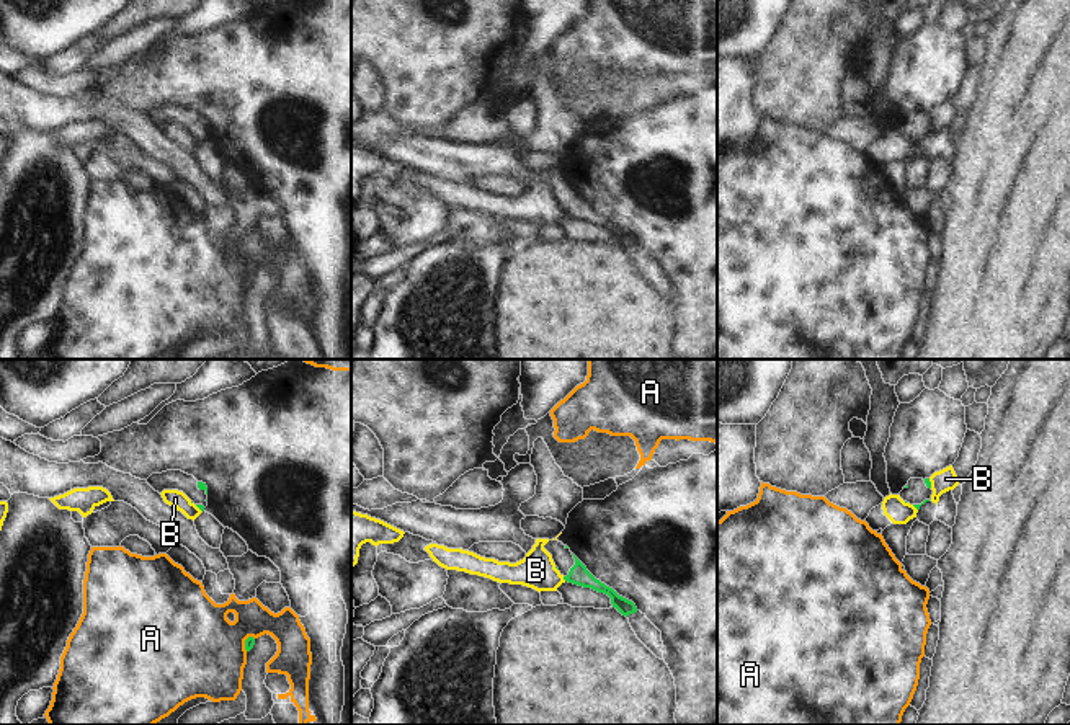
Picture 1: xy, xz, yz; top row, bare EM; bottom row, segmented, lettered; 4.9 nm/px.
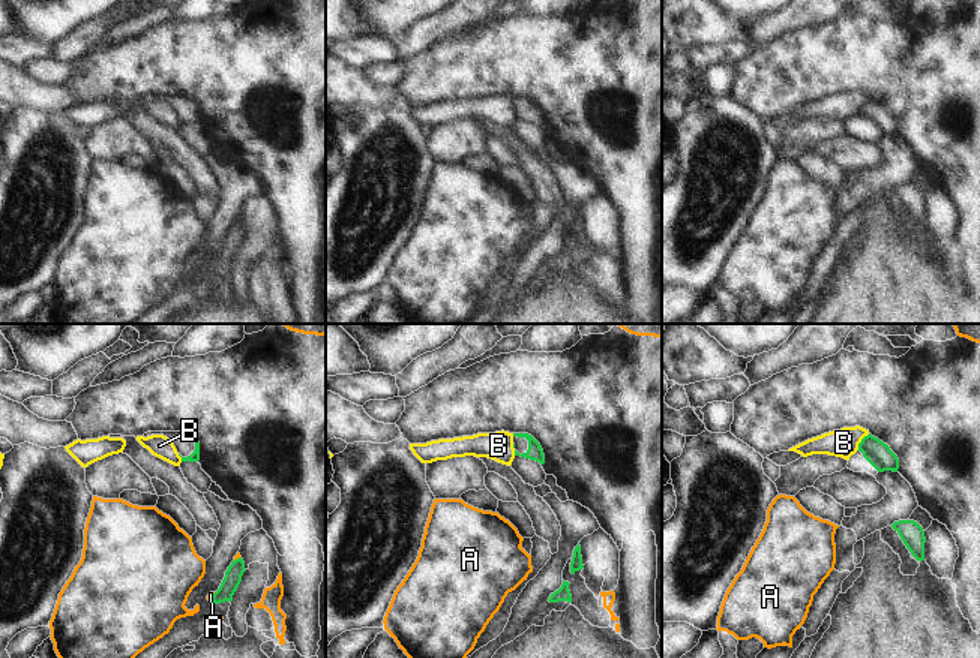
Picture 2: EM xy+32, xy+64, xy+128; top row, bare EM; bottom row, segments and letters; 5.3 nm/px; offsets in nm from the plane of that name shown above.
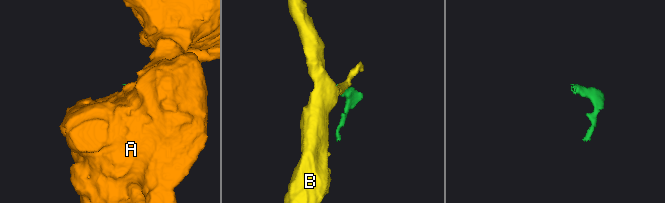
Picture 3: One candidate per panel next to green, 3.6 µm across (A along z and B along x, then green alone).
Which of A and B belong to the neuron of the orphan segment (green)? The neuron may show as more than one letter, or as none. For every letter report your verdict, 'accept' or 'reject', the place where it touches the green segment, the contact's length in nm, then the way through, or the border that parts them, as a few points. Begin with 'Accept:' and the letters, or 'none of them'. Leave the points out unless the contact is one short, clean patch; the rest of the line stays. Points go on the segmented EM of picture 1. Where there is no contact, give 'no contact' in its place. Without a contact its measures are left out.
Accept: none of them
A: reject; contact xy (245, 642); length 90 nm; border xy (252, 636), (245, 640), (245, 650)
B: reject; contact xz (564, 578); length 30 nm; border xz (562, 577), (566, 580)

